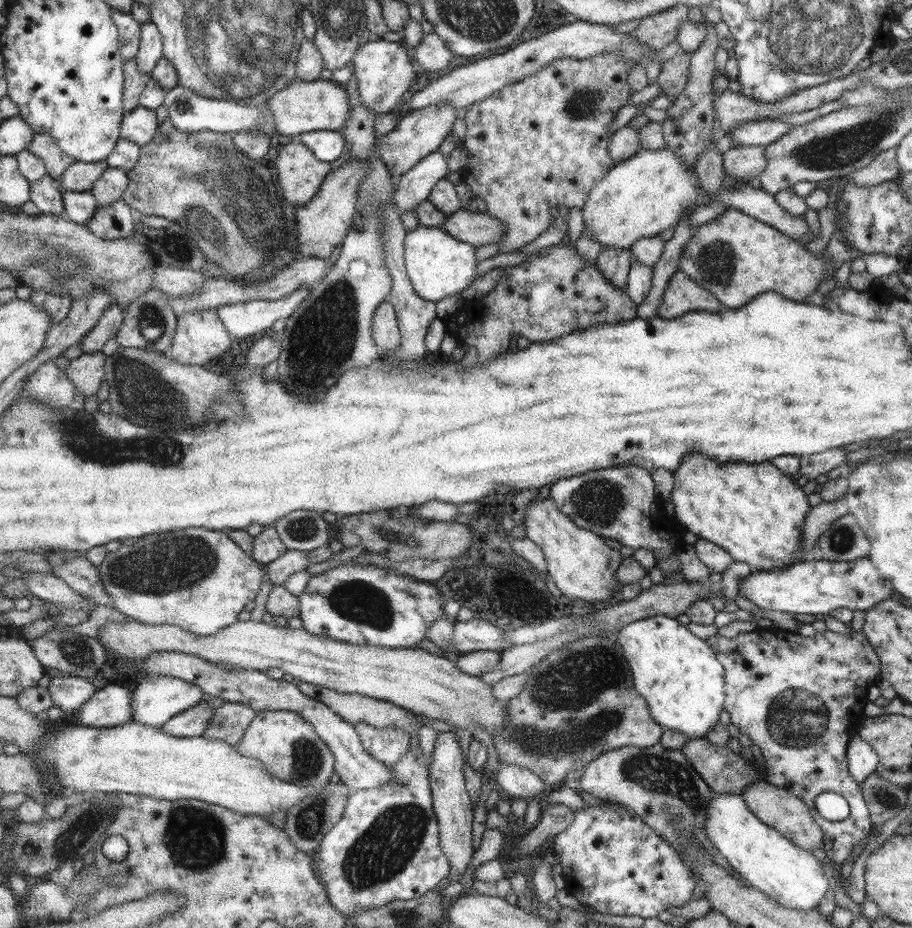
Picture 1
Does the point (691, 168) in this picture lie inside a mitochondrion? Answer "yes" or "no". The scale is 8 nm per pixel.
no

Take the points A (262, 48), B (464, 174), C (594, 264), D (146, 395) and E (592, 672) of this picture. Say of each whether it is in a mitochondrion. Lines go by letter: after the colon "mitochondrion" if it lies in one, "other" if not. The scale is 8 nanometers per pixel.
A: mitochondrion
B: other
C: other
D: mitochondrion
E: mitochondrion

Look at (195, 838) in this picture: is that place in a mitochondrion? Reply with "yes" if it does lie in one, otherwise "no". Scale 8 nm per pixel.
yes

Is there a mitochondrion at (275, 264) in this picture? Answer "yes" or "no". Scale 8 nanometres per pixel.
yes

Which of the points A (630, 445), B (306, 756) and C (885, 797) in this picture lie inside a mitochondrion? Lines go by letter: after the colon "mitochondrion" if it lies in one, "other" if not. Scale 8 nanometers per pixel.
A: other
B: mitochondrion
C: mitochondrion

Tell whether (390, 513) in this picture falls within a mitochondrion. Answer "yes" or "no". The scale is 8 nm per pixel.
no

